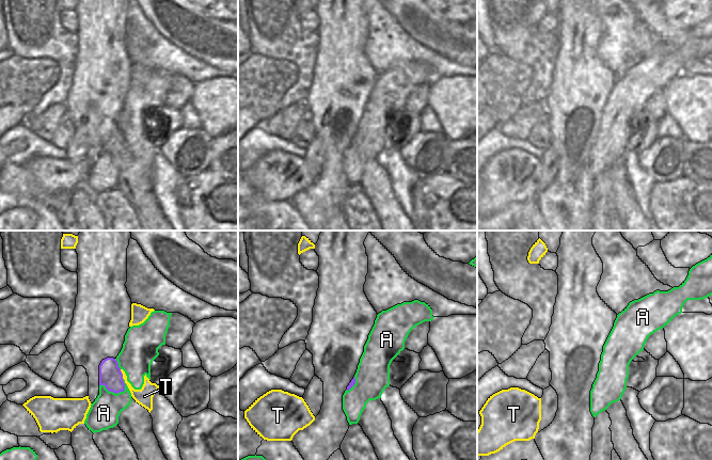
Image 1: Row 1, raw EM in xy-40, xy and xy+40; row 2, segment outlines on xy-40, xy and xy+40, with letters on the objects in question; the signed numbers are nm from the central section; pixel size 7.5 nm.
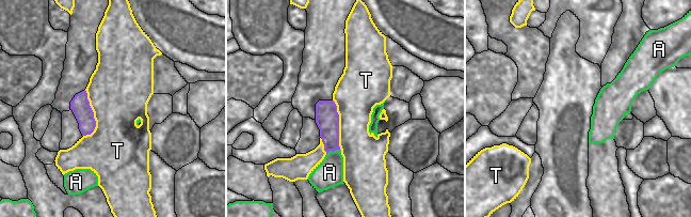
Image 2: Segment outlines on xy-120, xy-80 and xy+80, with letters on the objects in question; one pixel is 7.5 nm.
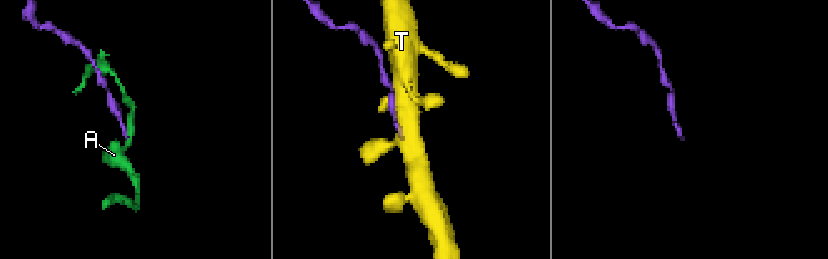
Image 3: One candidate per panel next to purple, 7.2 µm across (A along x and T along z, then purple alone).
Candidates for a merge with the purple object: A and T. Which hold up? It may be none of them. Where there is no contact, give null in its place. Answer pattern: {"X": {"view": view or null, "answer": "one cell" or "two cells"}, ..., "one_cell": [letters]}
{"A": {"view": "xy-40", "answer": "two cells"}, "T": {"view": "xy-40", "answer": "two cells"}, "one_cell": []}

